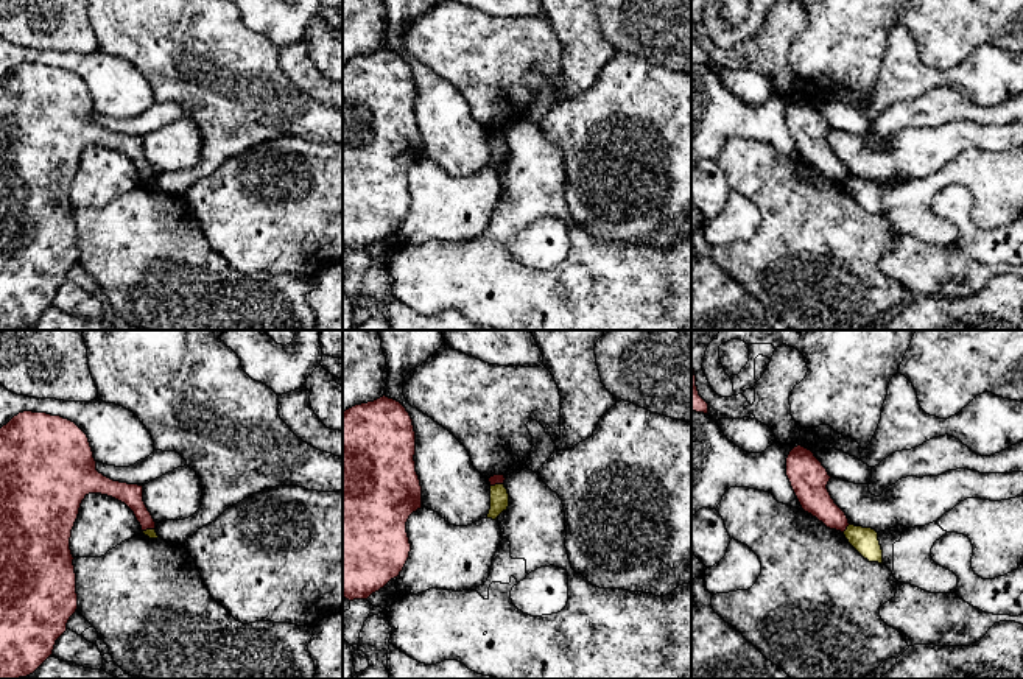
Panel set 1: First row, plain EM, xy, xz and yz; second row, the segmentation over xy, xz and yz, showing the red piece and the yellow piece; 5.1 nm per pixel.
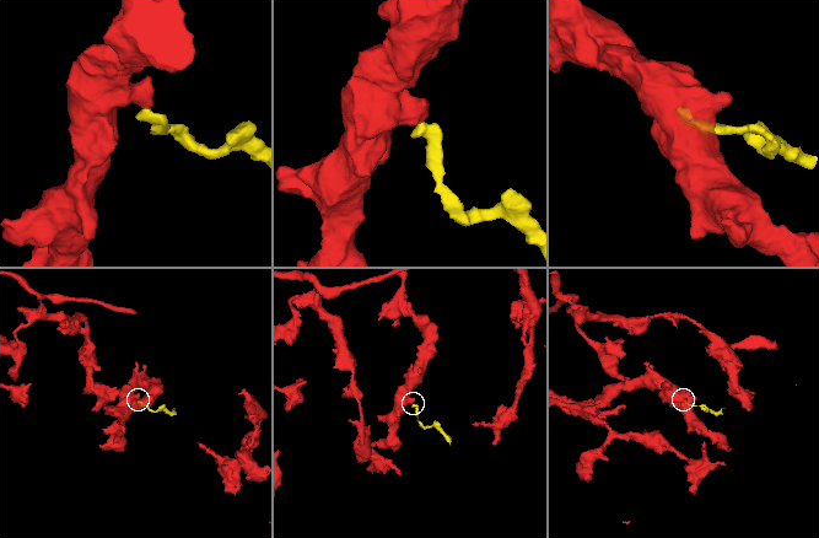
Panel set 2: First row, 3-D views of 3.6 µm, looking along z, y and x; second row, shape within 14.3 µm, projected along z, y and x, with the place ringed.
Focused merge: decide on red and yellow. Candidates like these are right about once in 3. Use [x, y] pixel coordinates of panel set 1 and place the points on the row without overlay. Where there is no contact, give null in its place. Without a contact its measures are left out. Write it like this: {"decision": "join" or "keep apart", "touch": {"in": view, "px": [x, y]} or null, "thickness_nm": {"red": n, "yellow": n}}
{"decision": "keep apart", "touch": {"in": "yz", "px": [846, 179]}, "thickness_nm": {"red": 160, "yellow": 140}}

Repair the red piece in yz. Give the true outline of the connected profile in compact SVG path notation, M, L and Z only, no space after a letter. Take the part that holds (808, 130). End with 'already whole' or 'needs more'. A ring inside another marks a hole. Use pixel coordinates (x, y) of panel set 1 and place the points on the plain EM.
M802 97L794 98L786 109L786 128L802 160L827 179L844 184L849 170L831 150L827 135L830 126L814 104Z; already whole

